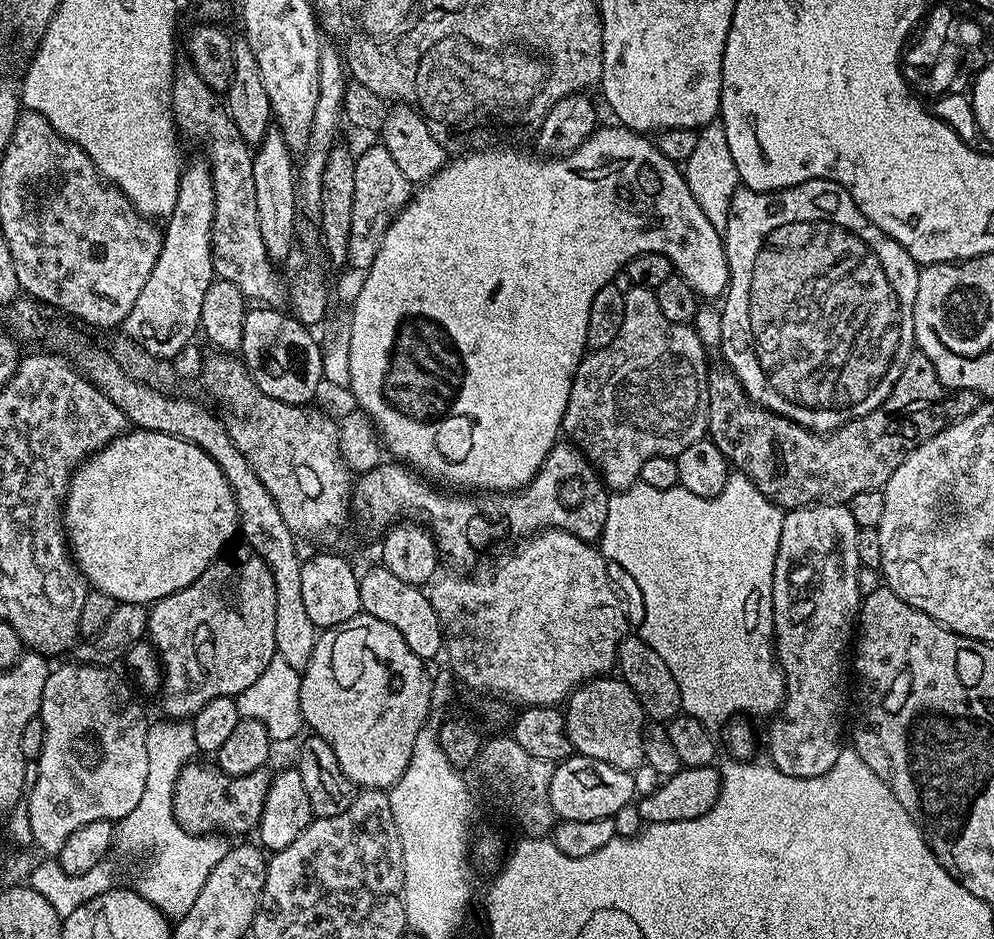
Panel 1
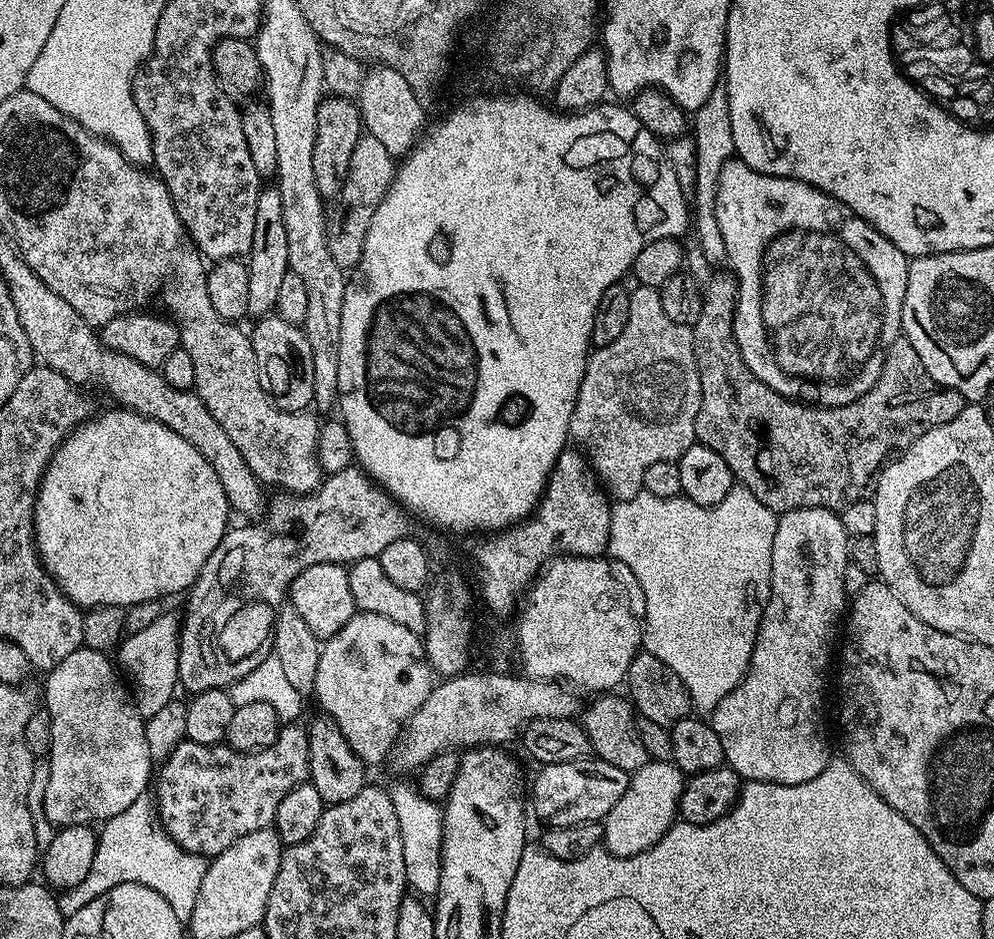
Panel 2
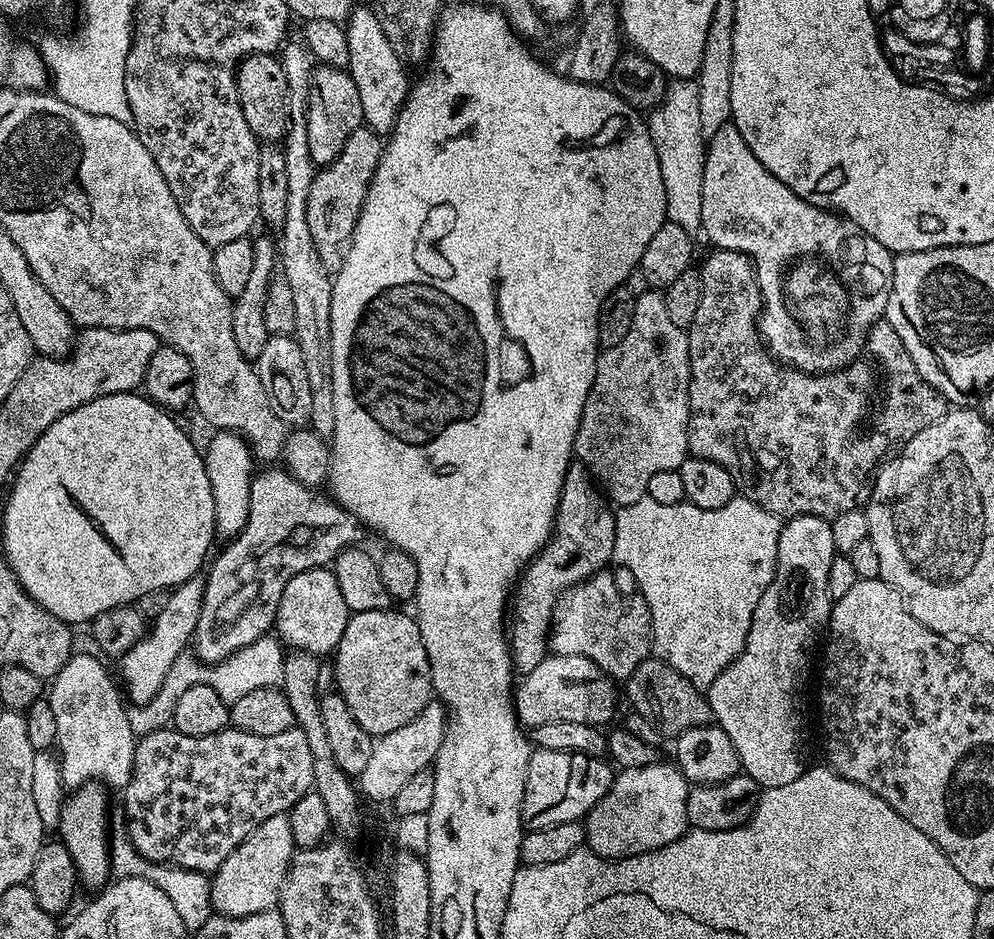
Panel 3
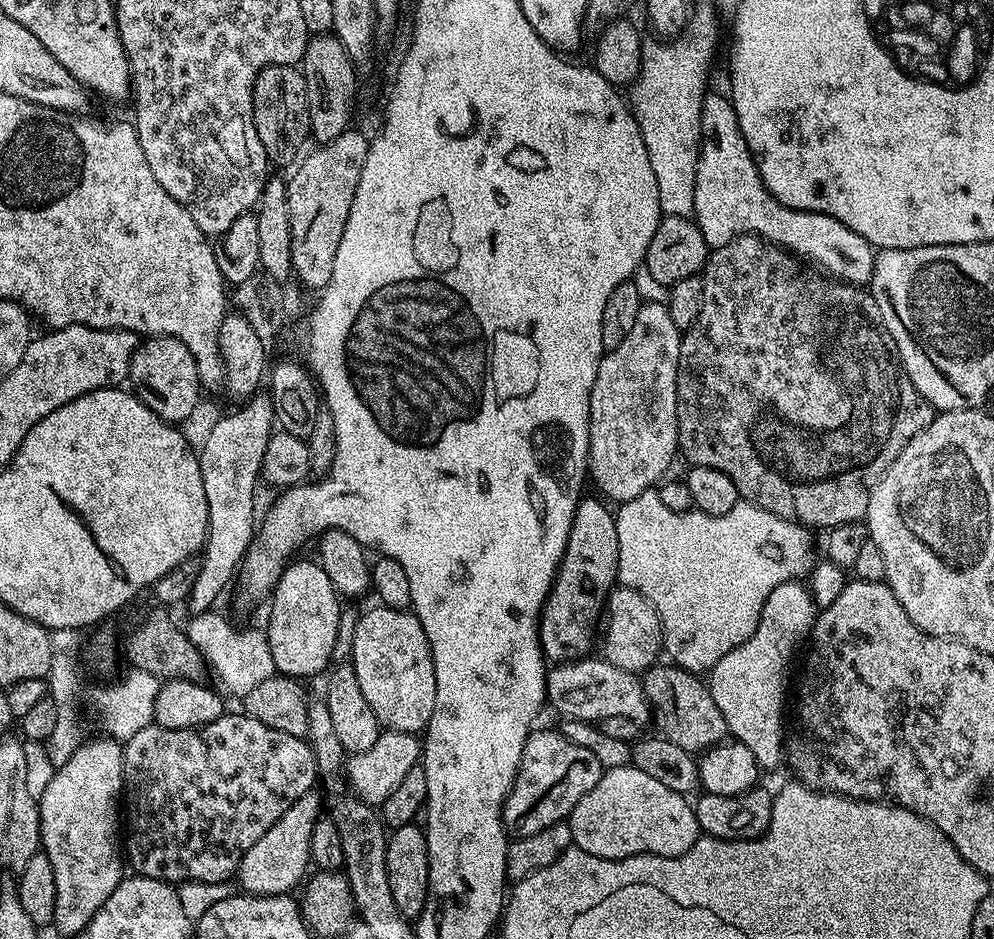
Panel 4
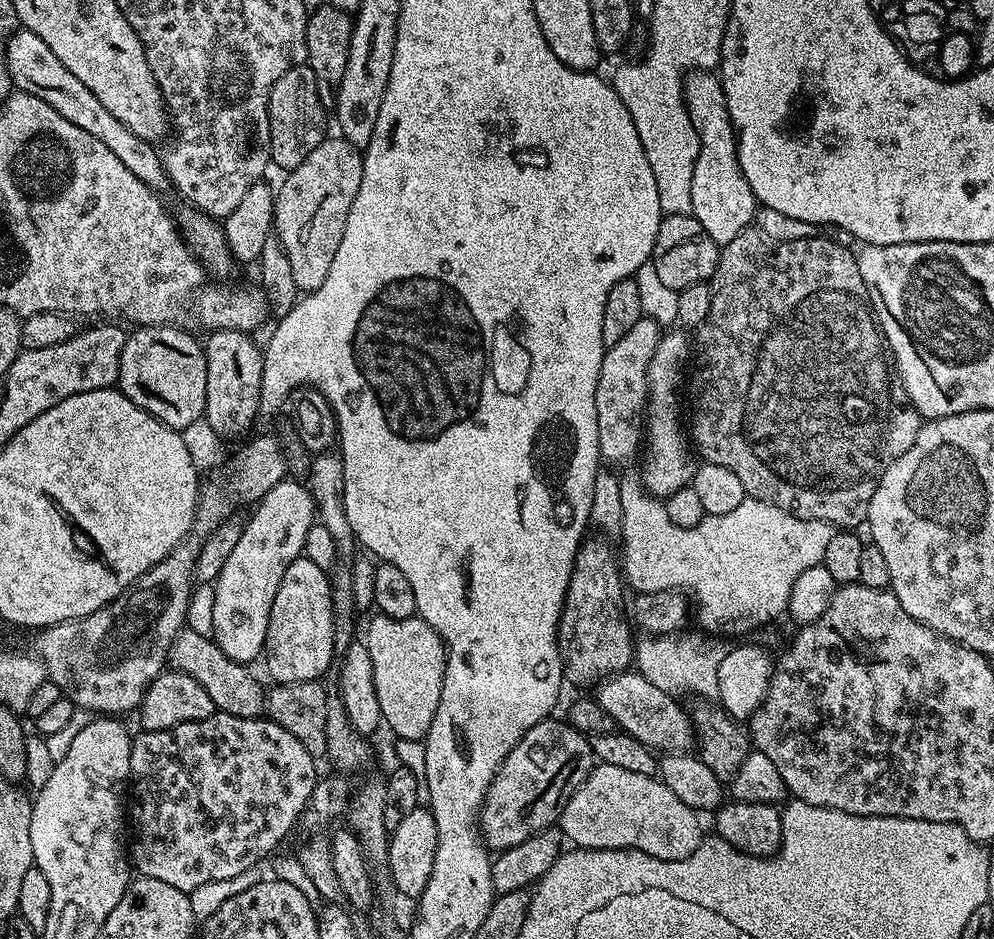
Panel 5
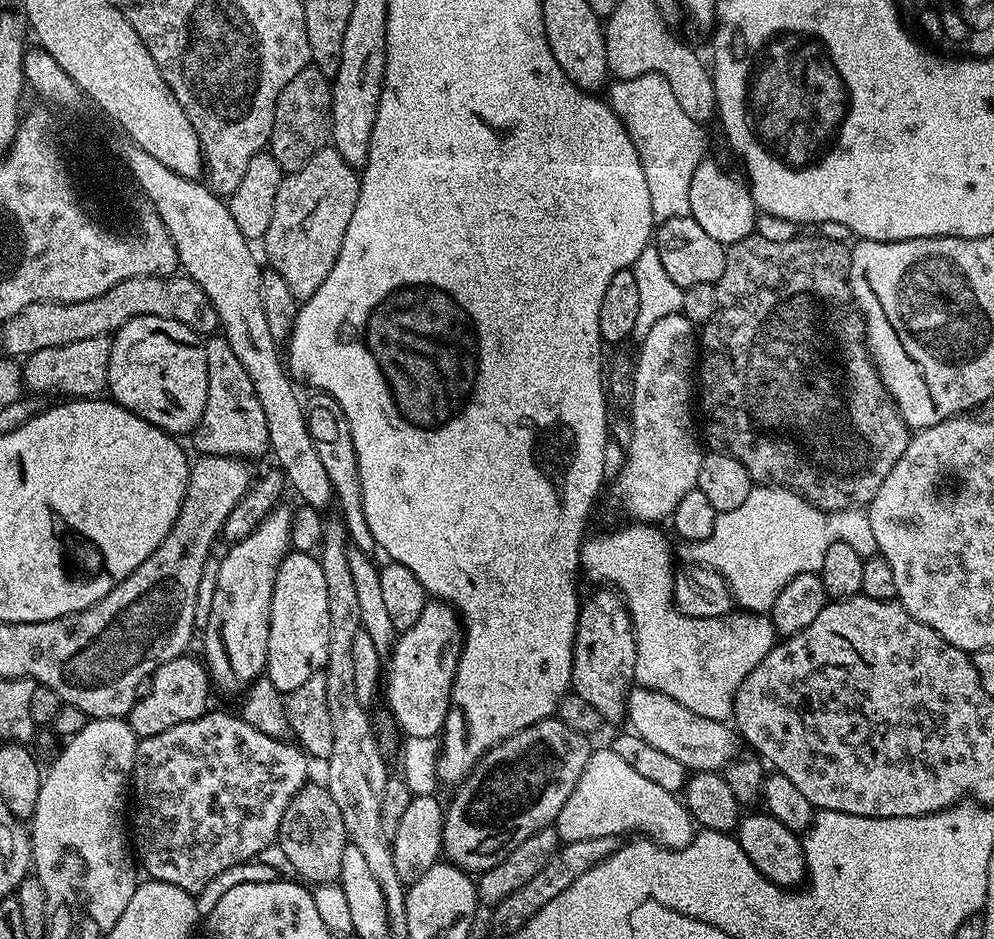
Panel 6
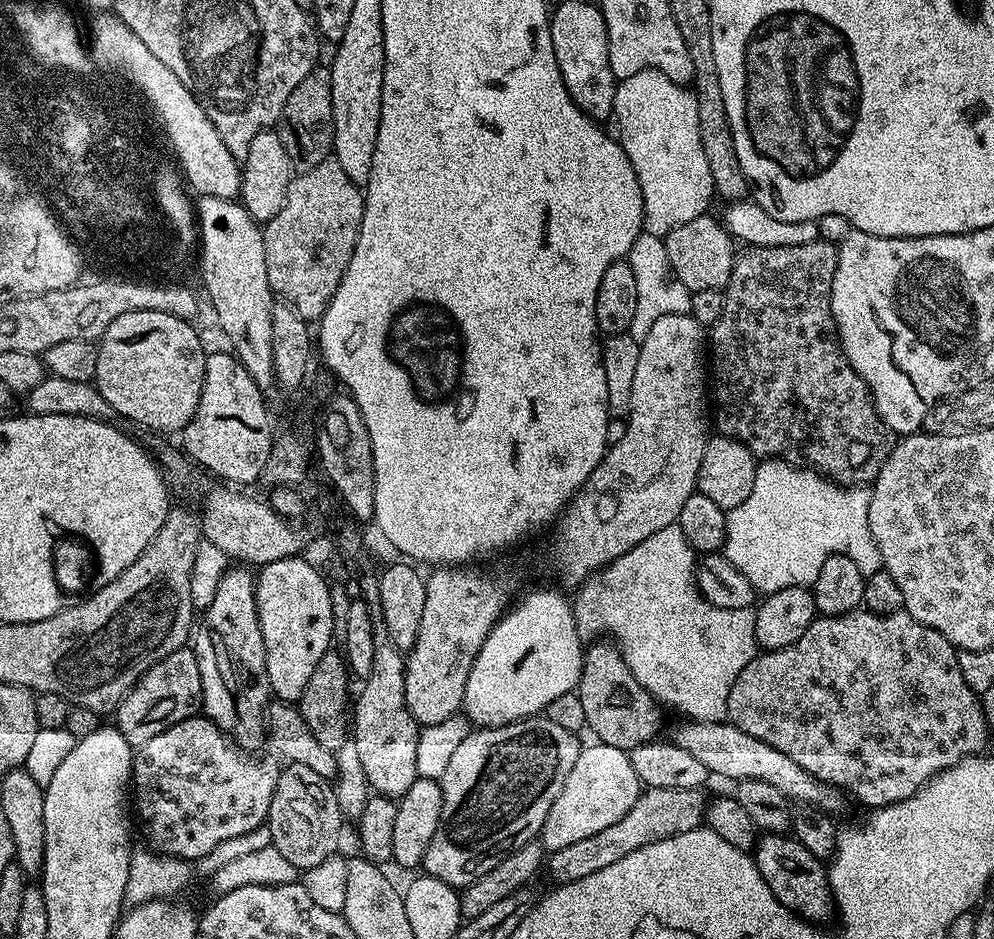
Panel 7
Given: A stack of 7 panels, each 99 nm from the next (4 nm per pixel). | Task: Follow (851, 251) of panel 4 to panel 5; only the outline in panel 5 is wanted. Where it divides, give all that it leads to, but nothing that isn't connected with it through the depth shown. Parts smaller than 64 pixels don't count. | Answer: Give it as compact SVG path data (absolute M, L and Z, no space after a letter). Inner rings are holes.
M708 70L689 71L684 78L684 105L690 114L690 122L694 122L694 134L698 134L700 143L698 162L694 162L694 179L690 182L692 215L702 230L706 230L716 244L723 246L755 221L752 219L758 205L738 162L736 131L719 75Z

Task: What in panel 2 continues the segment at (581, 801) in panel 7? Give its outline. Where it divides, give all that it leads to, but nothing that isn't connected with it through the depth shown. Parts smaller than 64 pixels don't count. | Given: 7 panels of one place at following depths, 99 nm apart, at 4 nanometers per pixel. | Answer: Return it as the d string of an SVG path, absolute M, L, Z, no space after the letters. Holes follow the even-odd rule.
M649 759L642 770L631 773L626 792L602 821L602 844L611 856L633 856L650 850L677 823L685 773L666 760Z

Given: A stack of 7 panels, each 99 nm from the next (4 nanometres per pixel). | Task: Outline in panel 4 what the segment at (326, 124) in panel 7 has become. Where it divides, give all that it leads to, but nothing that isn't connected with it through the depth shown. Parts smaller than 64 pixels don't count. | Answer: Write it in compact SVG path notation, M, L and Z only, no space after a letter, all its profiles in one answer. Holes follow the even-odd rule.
M271 64L262 69L252 91L252 117L254 130L258 130L258 142L262 142L262 150L266 150L273 165L291 165L301 155L300 147L309 143L312 127L306 78L297 65Z

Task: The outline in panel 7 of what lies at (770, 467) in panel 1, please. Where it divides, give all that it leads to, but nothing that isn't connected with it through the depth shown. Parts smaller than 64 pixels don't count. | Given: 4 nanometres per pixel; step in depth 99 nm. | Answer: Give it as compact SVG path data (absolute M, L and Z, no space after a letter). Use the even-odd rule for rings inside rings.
M805 239L794 246L770 246L769 248L749 247L736 257L730 282L722 289L724 309L717 324L710 328L710 376L716 381L710 384L710 400L714 405L714 428L721 436L742 442L757 458L779 458L788 463L819 472L841 486L868 486L875 481L882 470L886 458L890 458L894 443L894 433L882 422L872 401L866 382L850 366L840 348L840 338L836 335L836 323L832 317L832 279L838 266L837 245L828 240Z

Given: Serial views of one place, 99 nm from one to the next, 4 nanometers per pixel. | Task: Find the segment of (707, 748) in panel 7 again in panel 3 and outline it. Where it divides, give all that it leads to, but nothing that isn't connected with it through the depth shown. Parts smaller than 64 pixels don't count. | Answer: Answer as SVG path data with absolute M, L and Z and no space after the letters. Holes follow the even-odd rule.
M549 654L521 680L524 681L521 684L519 681L514 688L514 707L516 718L525 729L559 720L604 726L616 712L617 681L606 675L590 658Z

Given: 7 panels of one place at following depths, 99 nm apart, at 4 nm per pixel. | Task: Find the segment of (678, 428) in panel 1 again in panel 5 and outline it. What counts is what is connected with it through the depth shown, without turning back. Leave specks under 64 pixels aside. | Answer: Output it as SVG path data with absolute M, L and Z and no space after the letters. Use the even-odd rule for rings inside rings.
M642 318L604 353L594 406L598 406L598 446L600 459L605 465L624 464L635 456L637 459L641 451L646 435L650 358L654 358L654 350L661 335L662 328L659 324L652 319Z

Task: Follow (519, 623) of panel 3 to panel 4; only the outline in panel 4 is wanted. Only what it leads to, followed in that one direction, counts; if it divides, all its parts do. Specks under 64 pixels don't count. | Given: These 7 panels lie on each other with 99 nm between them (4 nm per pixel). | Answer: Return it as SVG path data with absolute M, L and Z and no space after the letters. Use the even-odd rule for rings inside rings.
M581 499L576 508L560 569L540 611L540 649L552 662L571 662L591 653L592 635L597 635L608 594L618 580L616 517L603 499L595 499Z

